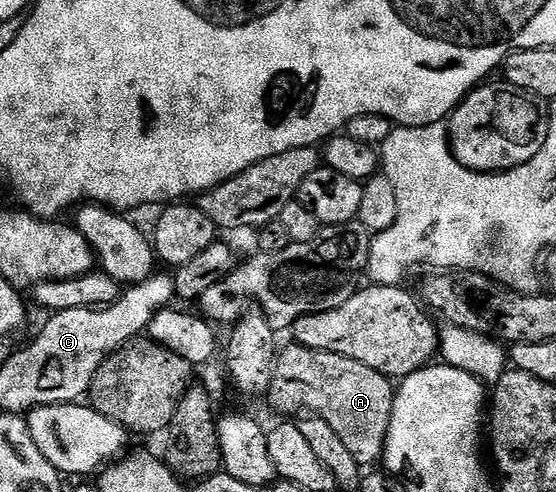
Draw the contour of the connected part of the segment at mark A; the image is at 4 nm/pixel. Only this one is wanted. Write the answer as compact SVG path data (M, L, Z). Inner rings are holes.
M288 343L288 346L279 350L274 367L274 379L268 388L266 401L269 401L280 415L299 414L307 411L313 417L326 419L334 431L338 431L338 436L342 438L342 443L358 459L361 467L372 467L381 460L386 447L386 435L390 431L390 415L392 414L392 399L394 396L394 385L387 377L383 377L374 367L366 367L366 363L358 363L358 359L346 359L346 355L334 355L326 351L314 351L310 347L302 347L295 343Z

